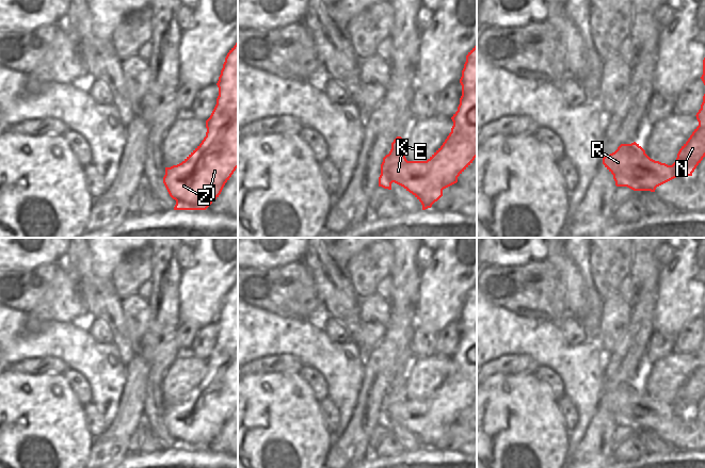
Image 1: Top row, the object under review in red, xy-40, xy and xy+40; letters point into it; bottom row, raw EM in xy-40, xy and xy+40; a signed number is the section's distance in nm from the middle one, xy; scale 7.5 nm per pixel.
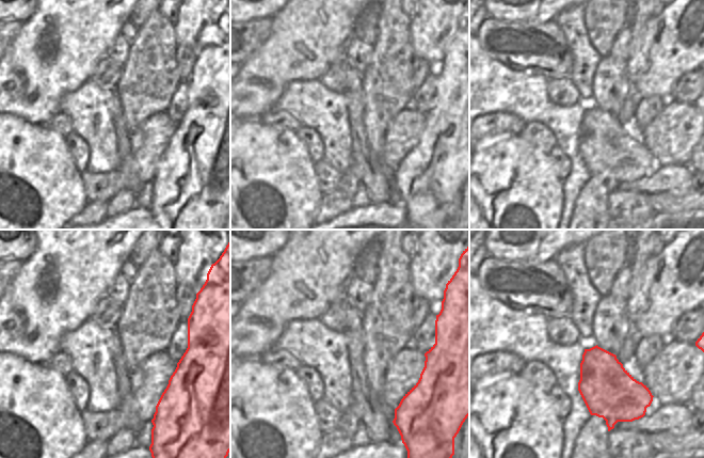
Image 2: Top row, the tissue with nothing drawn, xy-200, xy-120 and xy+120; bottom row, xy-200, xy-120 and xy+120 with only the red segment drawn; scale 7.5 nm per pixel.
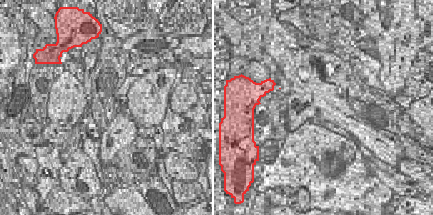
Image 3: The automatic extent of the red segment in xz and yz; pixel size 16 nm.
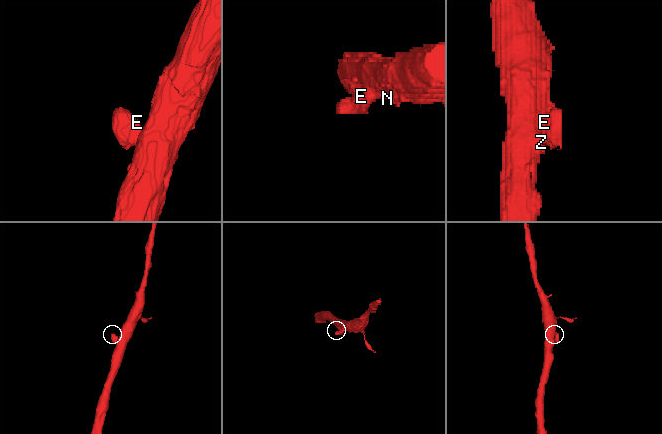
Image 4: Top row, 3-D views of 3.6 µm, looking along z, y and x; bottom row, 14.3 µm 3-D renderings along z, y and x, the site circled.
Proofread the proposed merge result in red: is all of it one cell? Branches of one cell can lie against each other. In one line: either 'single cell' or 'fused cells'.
single cell

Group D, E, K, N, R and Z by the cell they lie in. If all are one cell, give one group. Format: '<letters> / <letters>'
D E K N R Z

